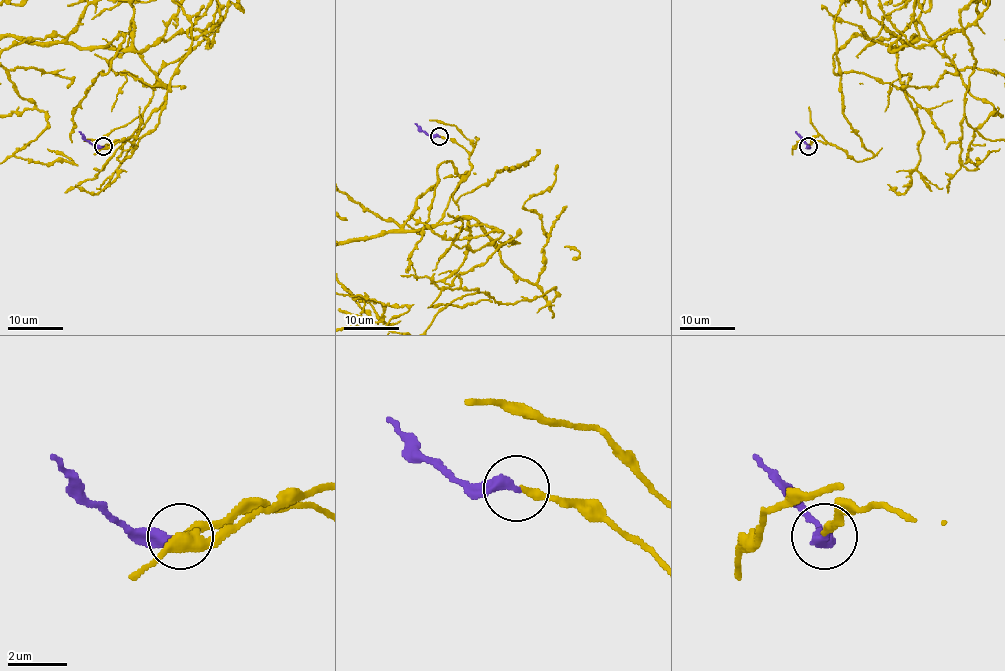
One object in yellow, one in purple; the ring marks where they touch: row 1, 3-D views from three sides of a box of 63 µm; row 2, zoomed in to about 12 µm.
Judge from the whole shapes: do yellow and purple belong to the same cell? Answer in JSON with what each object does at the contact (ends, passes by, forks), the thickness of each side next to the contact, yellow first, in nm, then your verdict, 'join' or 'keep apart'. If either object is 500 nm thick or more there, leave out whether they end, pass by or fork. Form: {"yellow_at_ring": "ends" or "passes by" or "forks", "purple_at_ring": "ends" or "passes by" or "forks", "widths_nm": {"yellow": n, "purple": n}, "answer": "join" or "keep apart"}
{"yellow_at_ring": "ends", "purple_at_ring": "ends", "widths_nm": {"yellow": 240, "purple": 400}, "answer": "join"}

